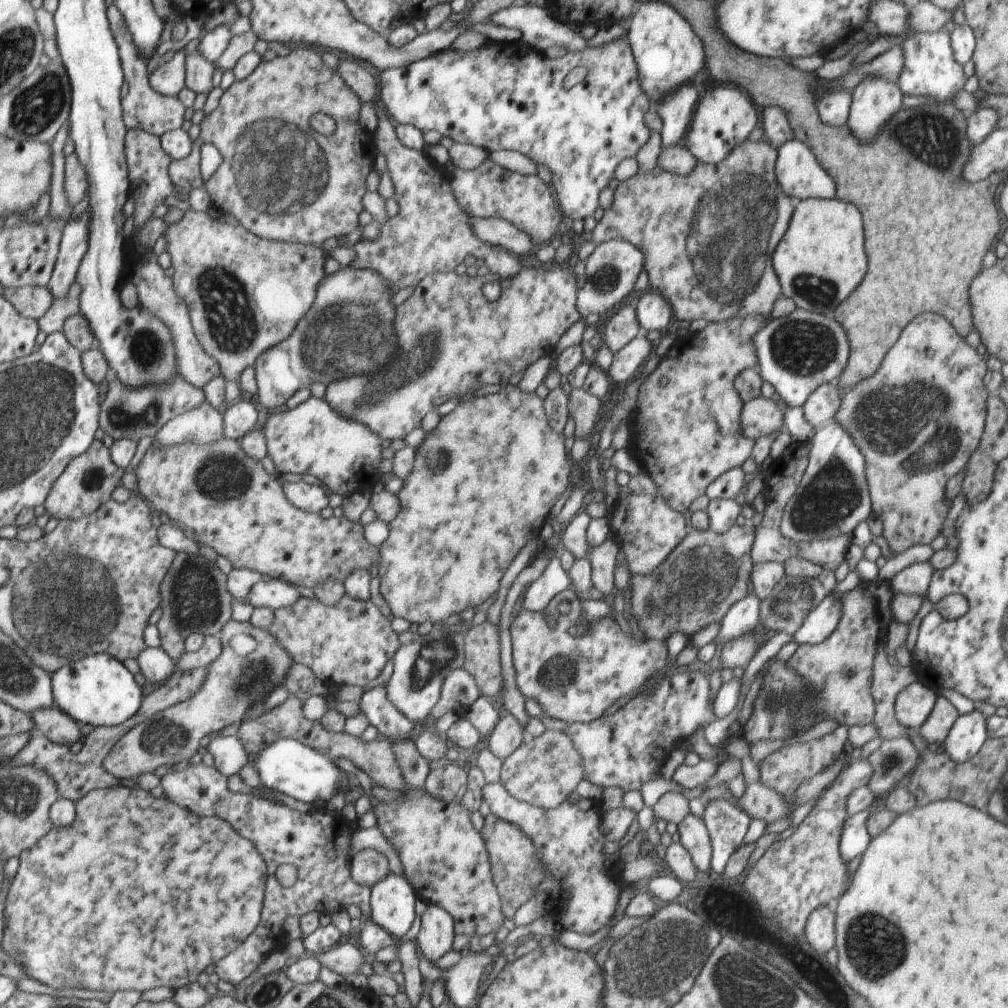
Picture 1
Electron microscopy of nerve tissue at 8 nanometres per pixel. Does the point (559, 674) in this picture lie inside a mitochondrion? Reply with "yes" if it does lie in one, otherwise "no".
yes

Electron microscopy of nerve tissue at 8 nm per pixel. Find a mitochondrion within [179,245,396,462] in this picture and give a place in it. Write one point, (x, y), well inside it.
(224, 302)

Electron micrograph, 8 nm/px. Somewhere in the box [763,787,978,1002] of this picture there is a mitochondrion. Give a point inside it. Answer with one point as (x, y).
(873, 946)

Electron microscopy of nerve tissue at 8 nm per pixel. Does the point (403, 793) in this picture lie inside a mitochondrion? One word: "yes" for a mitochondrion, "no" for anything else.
no

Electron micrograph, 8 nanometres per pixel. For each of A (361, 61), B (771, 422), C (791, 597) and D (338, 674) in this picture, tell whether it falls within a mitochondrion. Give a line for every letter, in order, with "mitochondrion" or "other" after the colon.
A: other
B: other
C: mitochondrion
D: other

